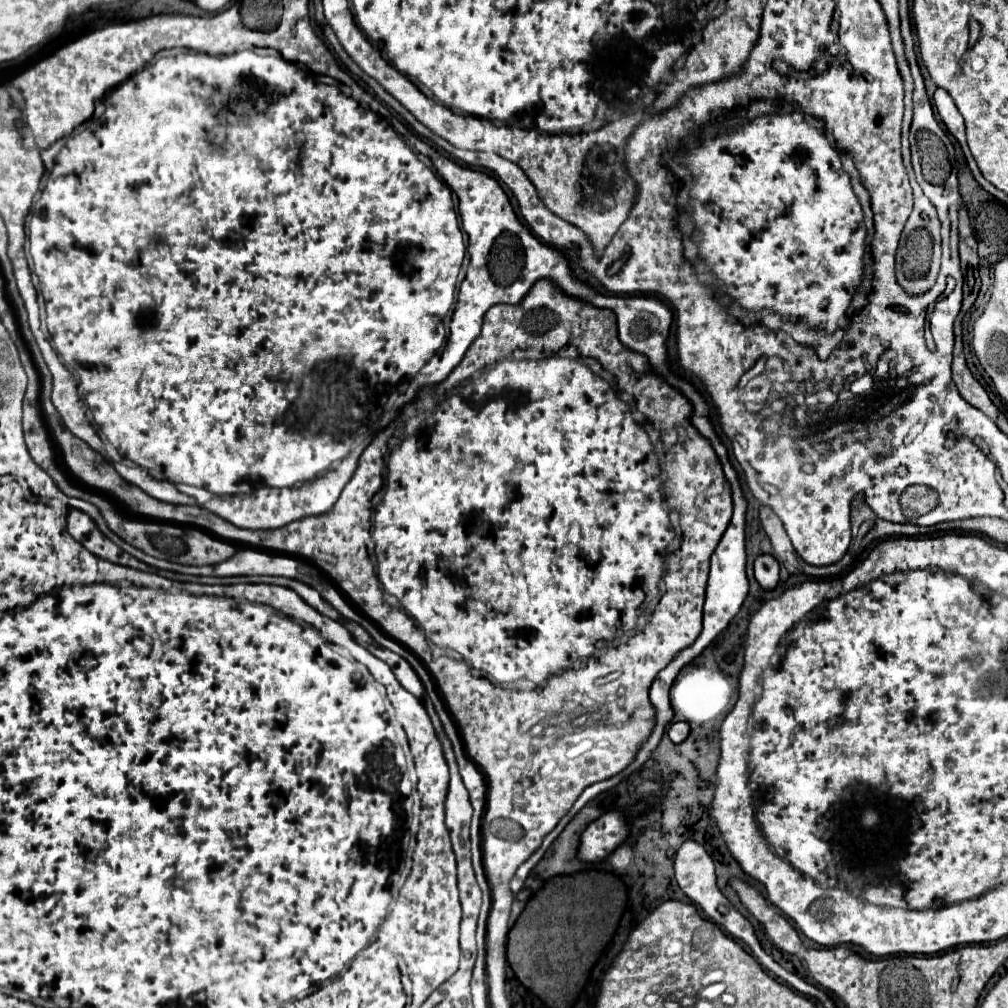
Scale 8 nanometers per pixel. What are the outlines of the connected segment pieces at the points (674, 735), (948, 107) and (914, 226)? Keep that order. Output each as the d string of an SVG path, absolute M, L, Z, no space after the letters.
M672 722L670 730L668 730L668 736L670 736L670 740L674 744L682 744L690 736L690 724L686 724L686 722Z
M936 88L936 92L934 92L934 104L936 104L938 114L940 114L942 122L946 124L948 132L950 132L950 134L952 134L952 136L960 142L960 146L962 146L962 150L964 150L964 156L966 156L966 160L968 160L968 166L970 166L970 170L972 170L974 178L978 180L978 184L982 184L986 178L984 178L984 176L982 176L982 172L978 170L978 166L976 166L976 162L974 162L974 158L972 158L970 148L968 144L966 144L964 118L962 118L962 114L958 112L958 108L956 108L954 100L950 98L950 94L948 94L946 90Z
M914 190L914 210L902 230L900 244L896 250L896 280L898 284L910 294L910 296L920 296L932 288L932 282L928 280L930 266L932 266L932 256L934 256L934 234L932 228L938 228L938 218L934 206L928 202L928 198L920 192Z

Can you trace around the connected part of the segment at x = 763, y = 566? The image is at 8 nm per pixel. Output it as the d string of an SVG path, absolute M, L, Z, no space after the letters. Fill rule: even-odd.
M762 554L756 558L754 562L754 572L756 572L756 580L760 582L760 586L766 586L766 590L774 590L776 582L778 582L778 562L768 556Z

